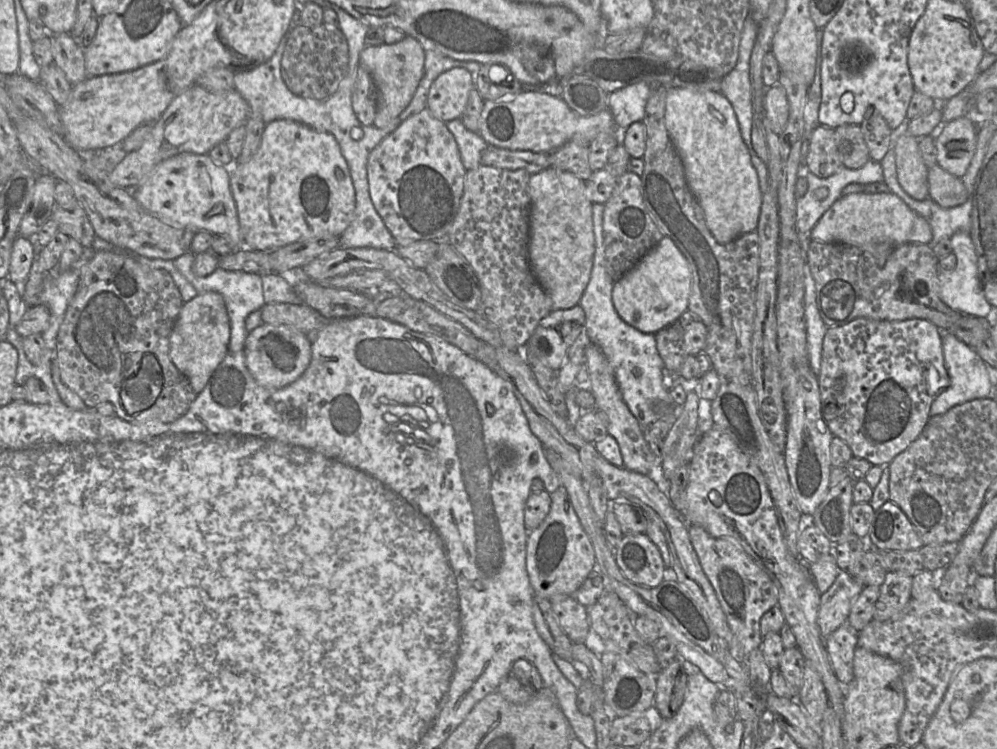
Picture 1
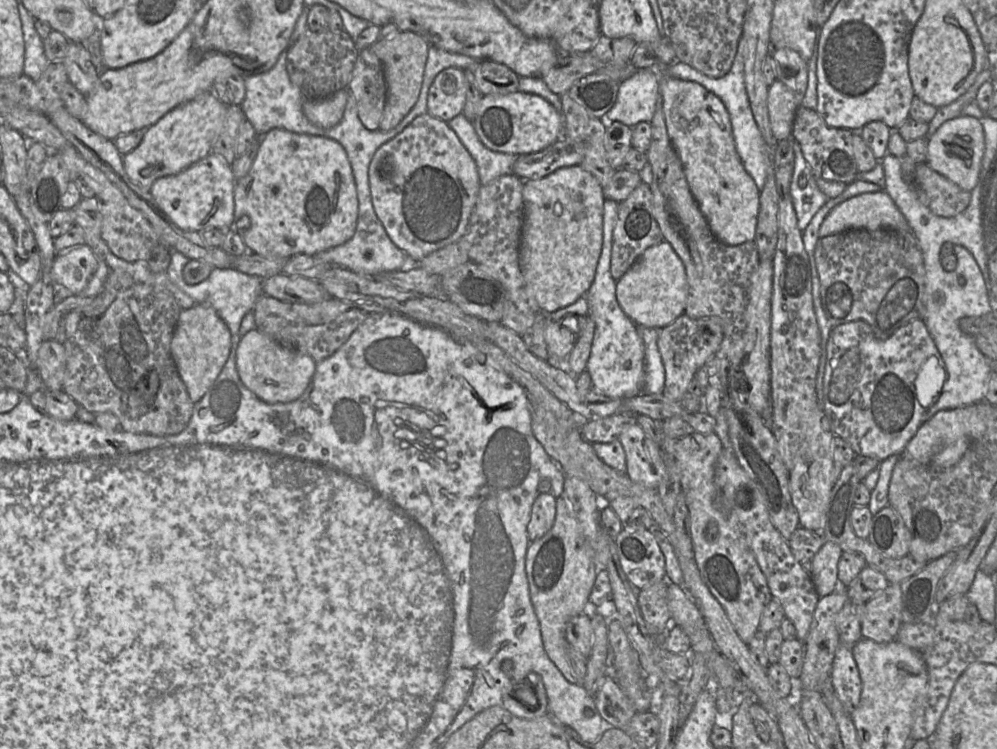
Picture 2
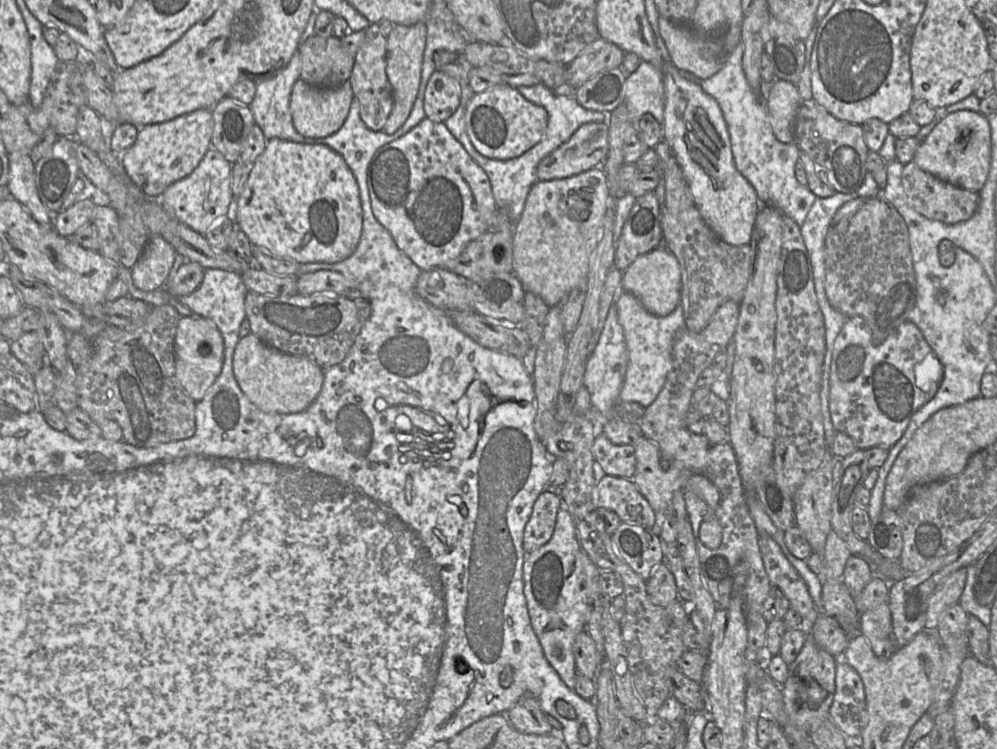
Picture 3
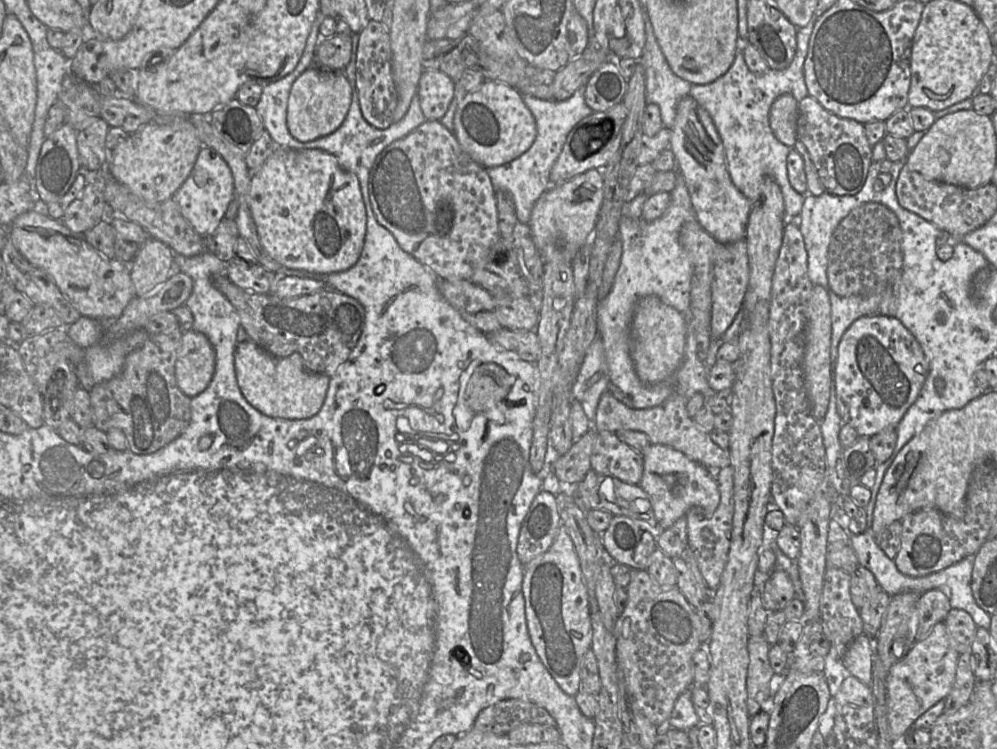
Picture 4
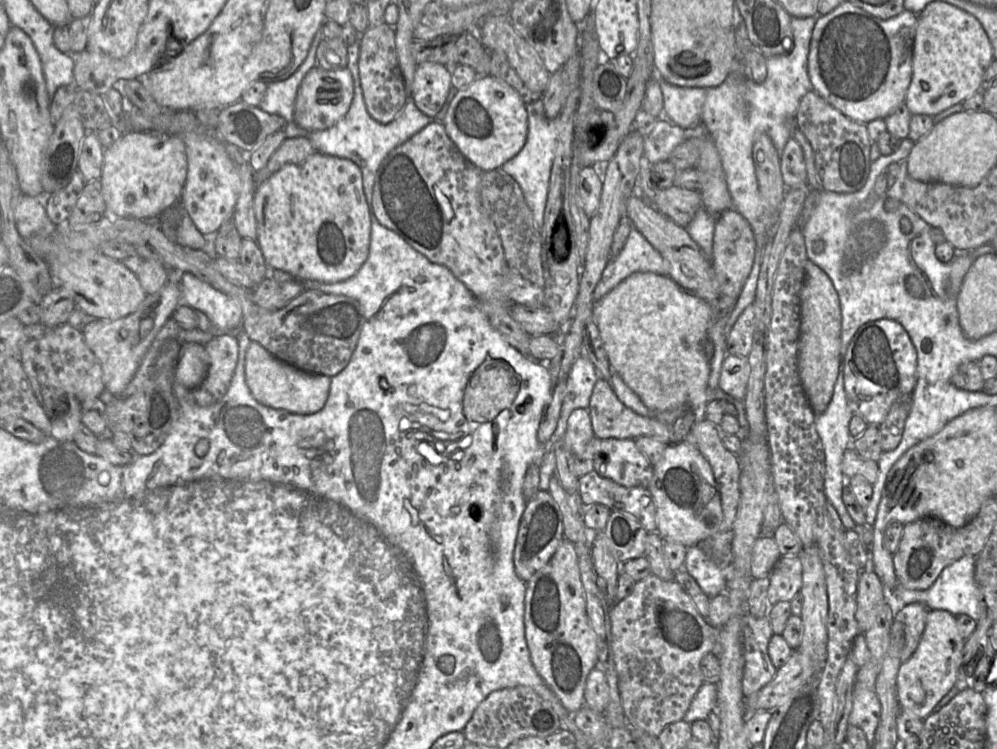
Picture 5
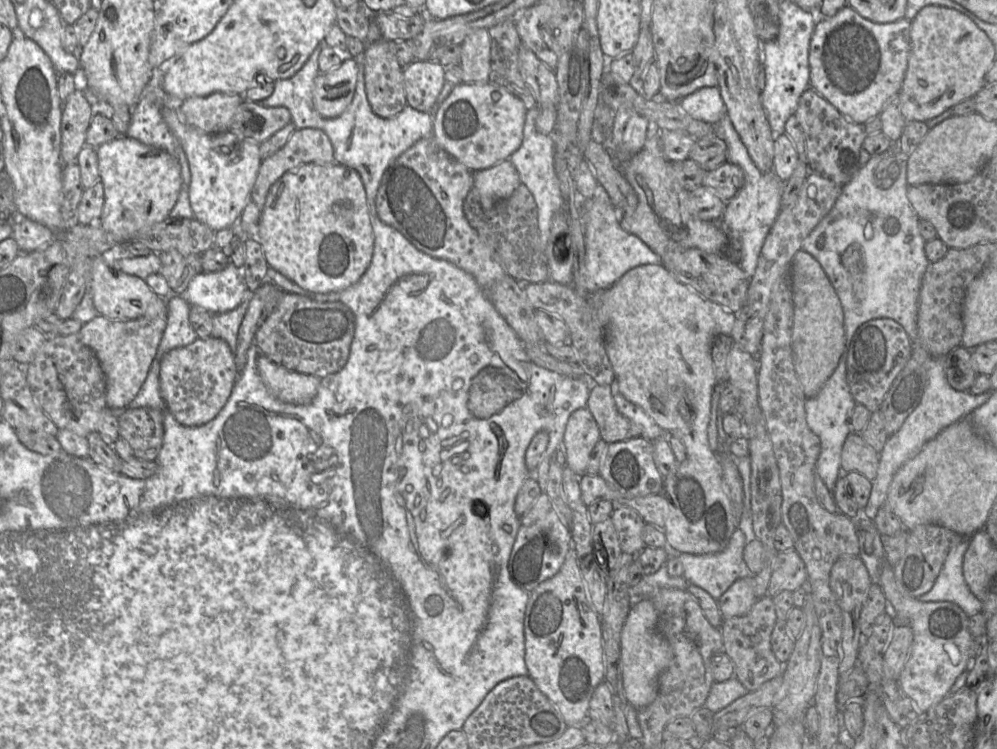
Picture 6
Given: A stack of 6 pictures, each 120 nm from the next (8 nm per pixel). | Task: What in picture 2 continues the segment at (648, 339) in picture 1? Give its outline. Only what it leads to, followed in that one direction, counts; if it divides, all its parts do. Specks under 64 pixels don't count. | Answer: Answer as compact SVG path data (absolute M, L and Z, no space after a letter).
M605 199L603 206L603 240L601 254L598 260L594 280L585 294L588 303L588 318L595 323L595 333L586 371L589 372L593 390L610 398L630 398L642 392L644 384L644 356L645 347L636 324L625 314L616 298L616 283L611 274L611 250L613 229L618 216L619 203Z

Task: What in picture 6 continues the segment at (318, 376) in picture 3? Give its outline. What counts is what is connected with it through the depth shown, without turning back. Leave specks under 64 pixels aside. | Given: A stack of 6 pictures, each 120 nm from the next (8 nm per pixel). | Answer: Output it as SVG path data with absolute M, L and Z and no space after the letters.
M261 353L256 365L269 392L284 403L306 405L318 393L321 379L317 376L288 370Z

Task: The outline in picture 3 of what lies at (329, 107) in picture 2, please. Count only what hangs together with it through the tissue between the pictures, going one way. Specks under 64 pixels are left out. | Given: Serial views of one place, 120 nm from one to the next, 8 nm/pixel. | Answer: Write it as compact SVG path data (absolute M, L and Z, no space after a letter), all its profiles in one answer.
M298 79L292 88L290 112L295 129L308 138L325 138L337 132L344 124L354 98L349 80L338 87L321 88Z

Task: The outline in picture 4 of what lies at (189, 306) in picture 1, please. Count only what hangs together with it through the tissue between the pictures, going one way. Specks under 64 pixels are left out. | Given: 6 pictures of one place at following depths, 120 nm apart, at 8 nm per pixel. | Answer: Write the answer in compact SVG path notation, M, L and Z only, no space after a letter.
M191 328L183 329L175 364L179 389L189 398L203 392L215 373L216 353L208 338Z

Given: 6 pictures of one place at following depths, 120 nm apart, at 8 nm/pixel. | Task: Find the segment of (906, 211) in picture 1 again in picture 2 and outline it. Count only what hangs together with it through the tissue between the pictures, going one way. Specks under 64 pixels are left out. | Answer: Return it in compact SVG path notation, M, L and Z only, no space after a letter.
M884 190L863 193L849 198L835 206L822 222L819 229L819 236L822 238L850 229L865 229L870 231L899 230L913 232L901 211Z

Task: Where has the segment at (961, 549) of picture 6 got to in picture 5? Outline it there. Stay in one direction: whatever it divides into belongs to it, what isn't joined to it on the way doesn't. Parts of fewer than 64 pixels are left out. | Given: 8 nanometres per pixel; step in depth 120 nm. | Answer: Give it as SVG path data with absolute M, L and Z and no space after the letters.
M965 555L946 566L935 582L926 590L909 590L898 584L894 589L888 590L887 601L891 601L896 608L911 603L921 603L928 609L946 610L954 616L965 614L978 621L978 591L974 580L975 559L972 555Z

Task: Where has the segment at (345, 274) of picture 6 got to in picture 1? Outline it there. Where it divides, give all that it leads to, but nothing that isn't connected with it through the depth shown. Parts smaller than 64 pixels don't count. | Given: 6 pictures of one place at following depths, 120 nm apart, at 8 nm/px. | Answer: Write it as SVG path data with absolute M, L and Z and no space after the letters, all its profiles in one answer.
M277 119L264 127L261 143L255 154L244 163L235 162L230 168L230 188L235 200L238 220L241 228L243 247L257 251L272 251L288 244L309 239L327 239L340 237L353 219L355 210L355 190L349 167L343 157L335 137L327 132L314 129L305 124L288 119Z

